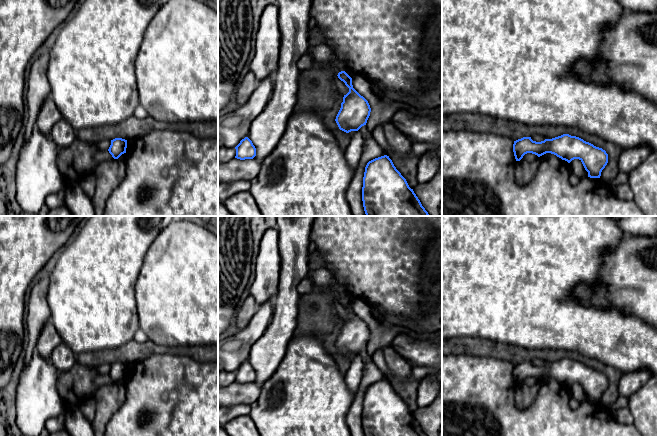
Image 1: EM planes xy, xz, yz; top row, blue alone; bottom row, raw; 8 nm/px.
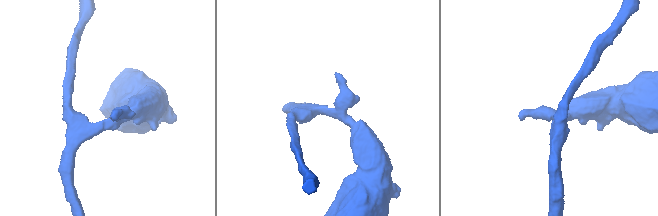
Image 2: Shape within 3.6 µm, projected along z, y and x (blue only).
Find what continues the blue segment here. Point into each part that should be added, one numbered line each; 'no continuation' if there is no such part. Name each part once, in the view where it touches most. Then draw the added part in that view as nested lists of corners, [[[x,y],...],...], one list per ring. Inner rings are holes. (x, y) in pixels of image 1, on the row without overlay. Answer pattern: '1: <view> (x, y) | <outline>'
no continuation

